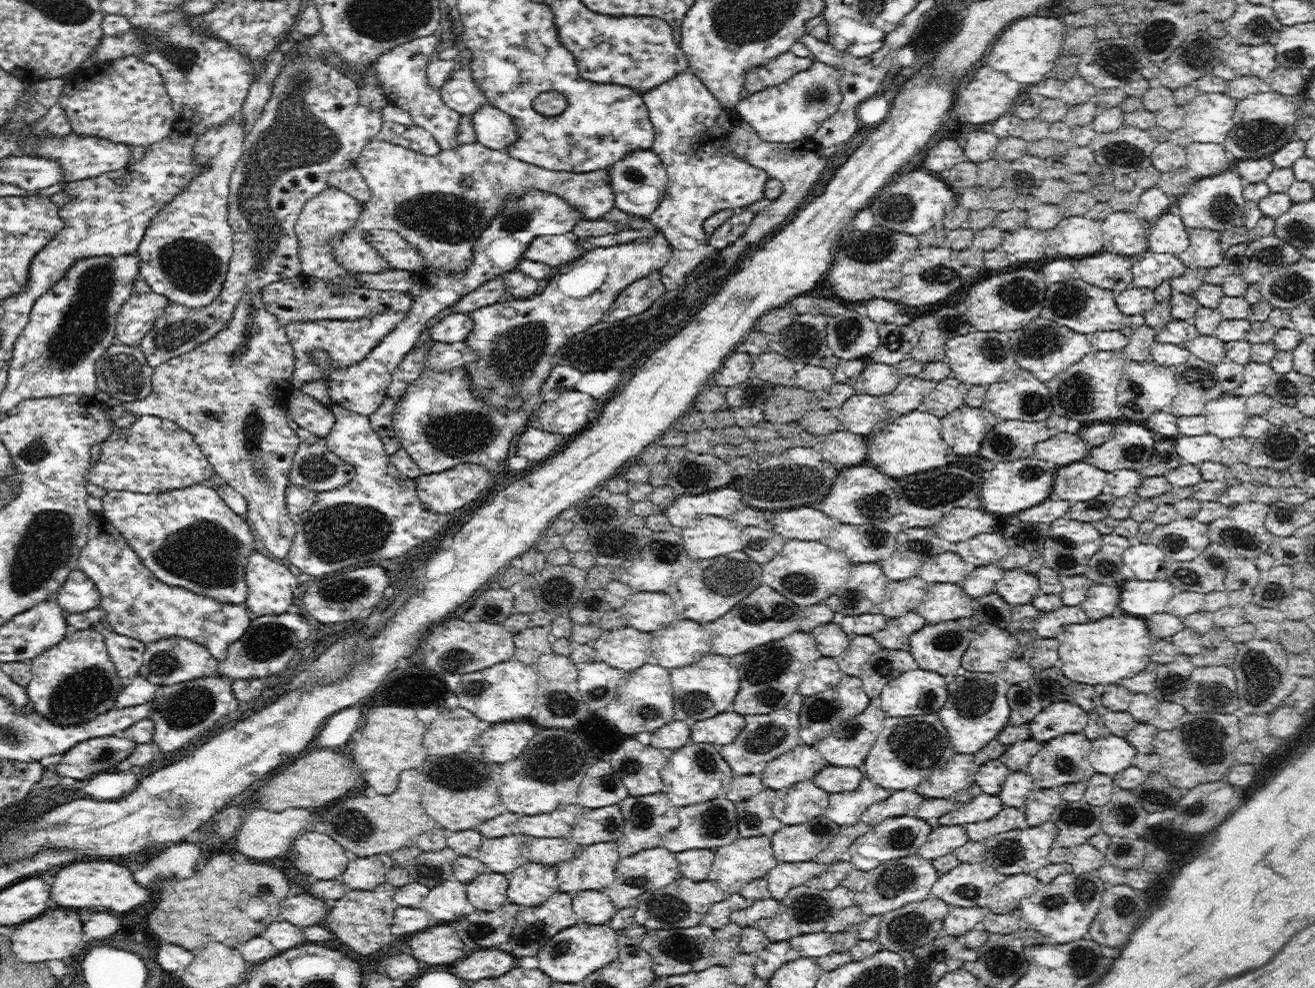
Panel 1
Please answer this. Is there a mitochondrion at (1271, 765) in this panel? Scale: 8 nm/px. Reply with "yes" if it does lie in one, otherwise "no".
no

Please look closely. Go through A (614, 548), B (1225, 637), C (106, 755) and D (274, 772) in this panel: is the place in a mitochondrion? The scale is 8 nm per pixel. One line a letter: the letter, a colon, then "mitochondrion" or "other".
A: other
B: other
C: other
D: other

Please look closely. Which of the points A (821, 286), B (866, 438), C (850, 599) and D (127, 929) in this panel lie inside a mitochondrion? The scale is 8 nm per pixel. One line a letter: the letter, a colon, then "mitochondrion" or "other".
A: other
B: other
C: mitochondrion
D: other

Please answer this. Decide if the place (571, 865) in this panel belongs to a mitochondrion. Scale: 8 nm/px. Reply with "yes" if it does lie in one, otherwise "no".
no

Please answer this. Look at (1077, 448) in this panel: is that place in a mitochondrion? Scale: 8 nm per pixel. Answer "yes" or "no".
no

